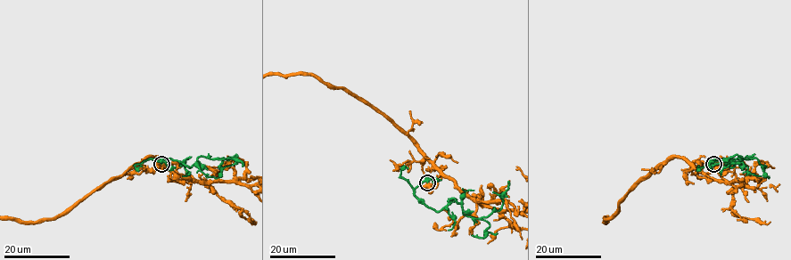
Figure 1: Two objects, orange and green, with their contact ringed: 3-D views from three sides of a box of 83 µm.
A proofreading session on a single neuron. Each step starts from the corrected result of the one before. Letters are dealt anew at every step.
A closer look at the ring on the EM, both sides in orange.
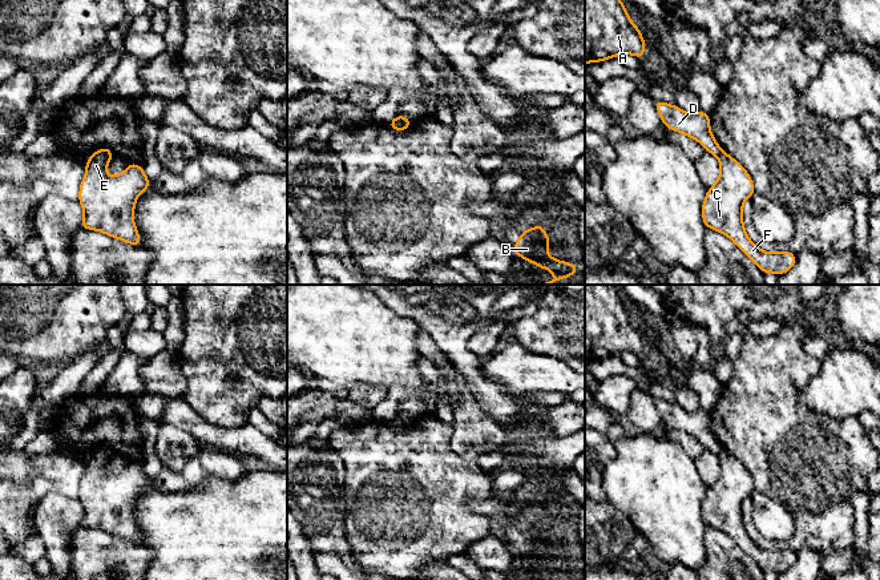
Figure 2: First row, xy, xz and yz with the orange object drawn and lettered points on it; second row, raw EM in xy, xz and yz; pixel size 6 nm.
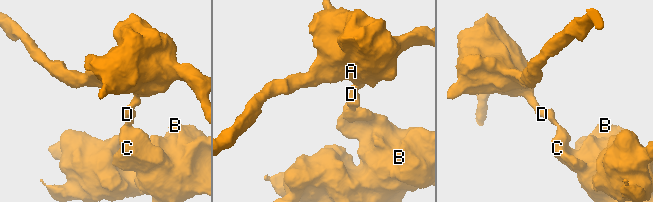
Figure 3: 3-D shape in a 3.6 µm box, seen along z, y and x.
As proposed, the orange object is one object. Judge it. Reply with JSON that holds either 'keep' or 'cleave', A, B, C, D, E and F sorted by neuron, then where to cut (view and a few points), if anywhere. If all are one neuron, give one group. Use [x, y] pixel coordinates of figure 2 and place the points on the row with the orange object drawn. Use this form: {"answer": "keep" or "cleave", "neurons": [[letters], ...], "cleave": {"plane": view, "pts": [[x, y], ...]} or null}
{"answer": "cleave", "neurons": [["A", "D"], ["B", "C", "E", "F"]], "cleave": {"plane": "yz", "pts": [[722, 152], [718, 157]]}}

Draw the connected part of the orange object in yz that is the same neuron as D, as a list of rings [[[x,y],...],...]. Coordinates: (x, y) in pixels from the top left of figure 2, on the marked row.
[[[655,100],[655,108],[662,124],[669,129],[697,140],[713,156],[720,156],[722,149],[710,130],[710,116],[703,110],[699,109],[690,114],[677,105],[669,105],[661,100]]]

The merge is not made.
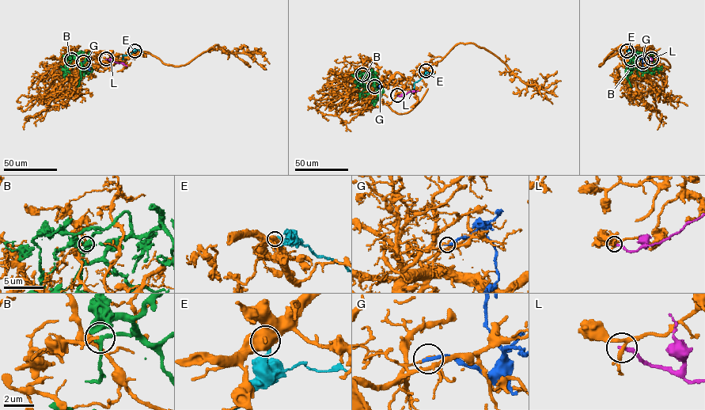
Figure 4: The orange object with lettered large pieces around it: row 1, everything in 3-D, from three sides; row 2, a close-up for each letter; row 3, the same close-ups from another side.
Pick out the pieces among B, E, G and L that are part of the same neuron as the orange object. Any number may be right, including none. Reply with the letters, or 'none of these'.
none of these

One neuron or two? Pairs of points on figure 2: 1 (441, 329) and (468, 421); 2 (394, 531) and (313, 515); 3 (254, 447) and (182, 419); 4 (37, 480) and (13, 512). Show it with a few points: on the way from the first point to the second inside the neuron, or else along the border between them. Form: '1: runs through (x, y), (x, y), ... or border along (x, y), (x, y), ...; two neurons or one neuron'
1: border along (452, 365), (471, 391); two neurons
2: border along (344, 491), (344, 536), (351, 552); two neurons
3: runs through (237, 440), (208, 435), (200, 429); one neuron
4: runs through (29, 488), (13, 504); one neuron

